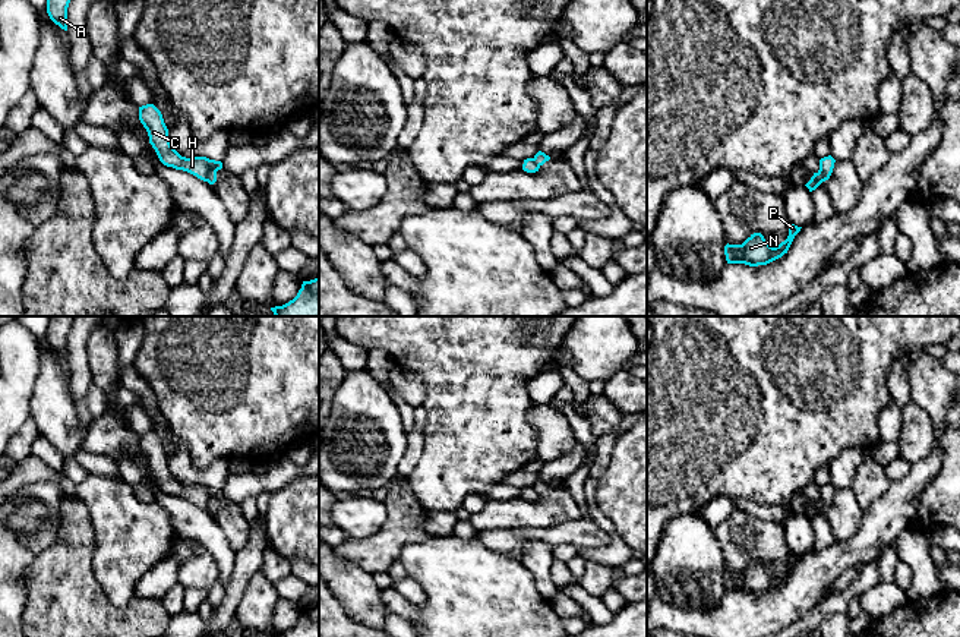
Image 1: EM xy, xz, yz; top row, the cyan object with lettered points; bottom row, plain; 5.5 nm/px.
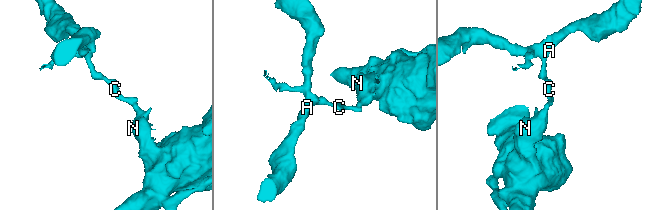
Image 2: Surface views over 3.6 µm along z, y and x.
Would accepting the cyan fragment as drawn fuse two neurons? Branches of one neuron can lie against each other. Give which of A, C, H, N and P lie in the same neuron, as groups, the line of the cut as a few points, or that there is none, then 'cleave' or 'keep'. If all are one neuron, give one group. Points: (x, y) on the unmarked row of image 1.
A C H / N P | yz (818, 500), (823, 508) | cleave

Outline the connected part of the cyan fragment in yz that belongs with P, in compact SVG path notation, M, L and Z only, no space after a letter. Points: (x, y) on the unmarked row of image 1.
M789 552L789 564L779 574L770 574L761 561L751 562L742 573L726 573L727 592L745 592L749 595L767 593L787 581L795 564L802 555Z

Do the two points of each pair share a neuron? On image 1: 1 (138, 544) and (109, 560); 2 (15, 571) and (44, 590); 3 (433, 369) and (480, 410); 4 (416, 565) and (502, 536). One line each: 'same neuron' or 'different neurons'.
1: same neuron
2: different neurons
3: same neuron
4: different neurons

